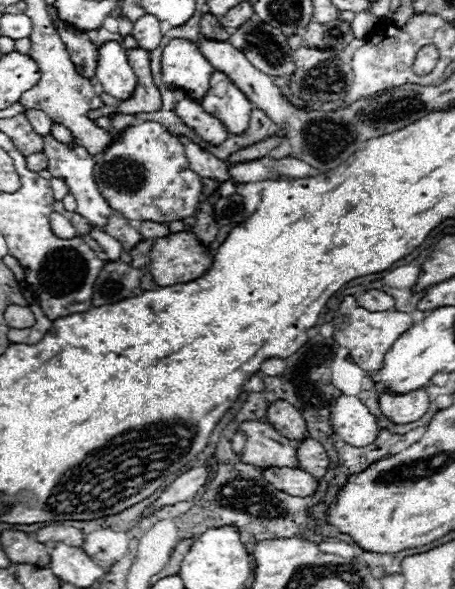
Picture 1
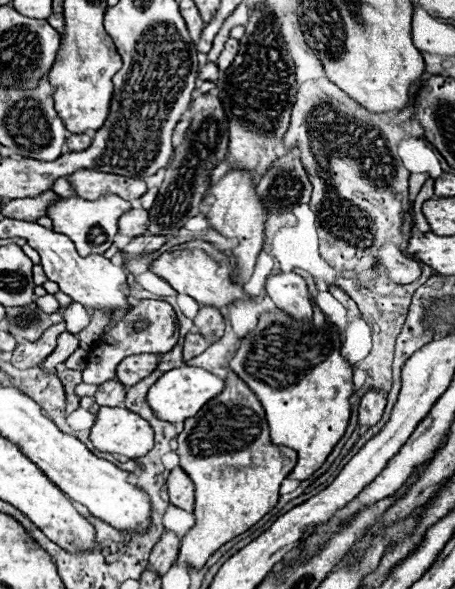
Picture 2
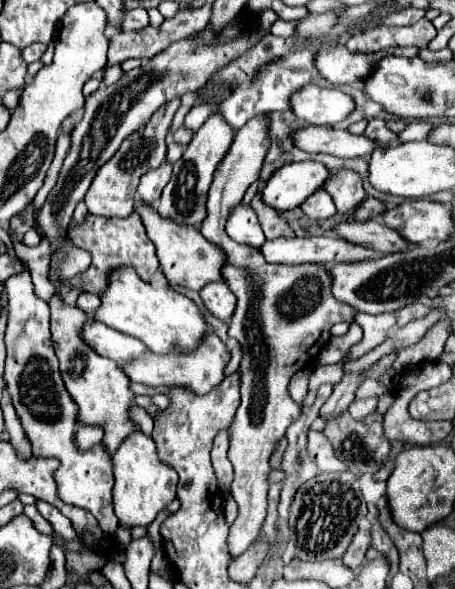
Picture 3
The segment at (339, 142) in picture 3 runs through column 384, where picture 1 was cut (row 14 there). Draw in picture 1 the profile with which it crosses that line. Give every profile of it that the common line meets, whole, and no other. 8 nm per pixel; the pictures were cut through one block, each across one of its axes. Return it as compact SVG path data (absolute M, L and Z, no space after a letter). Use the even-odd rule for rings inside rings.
M146 14L142 18L138 18L134 22L134 30L132 30L132 36L136 38L138 46L144 48L144 50L154 50L160 46L160 40L162 40L162 28L160 28L160 22Z

